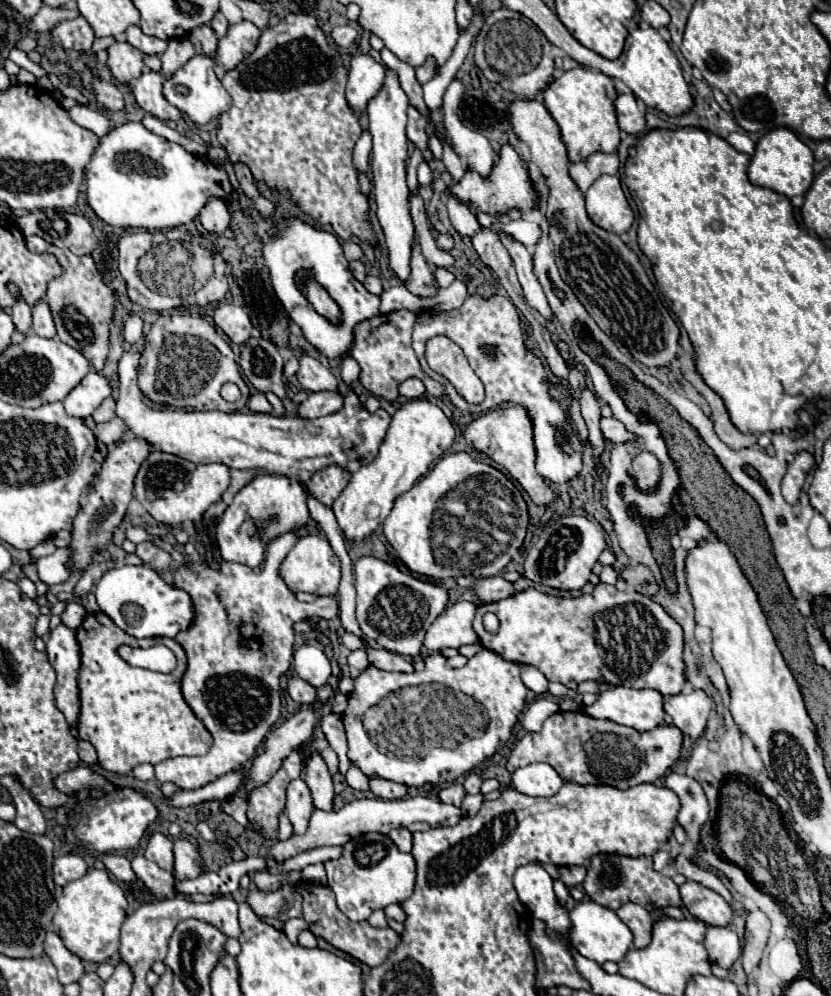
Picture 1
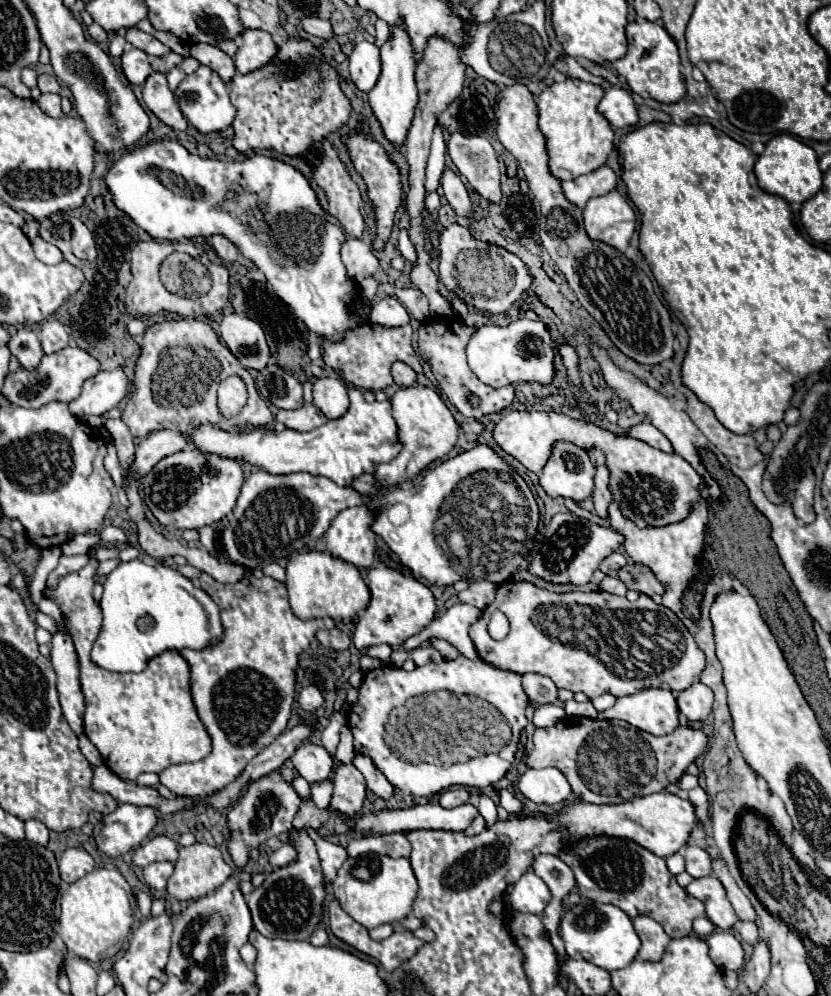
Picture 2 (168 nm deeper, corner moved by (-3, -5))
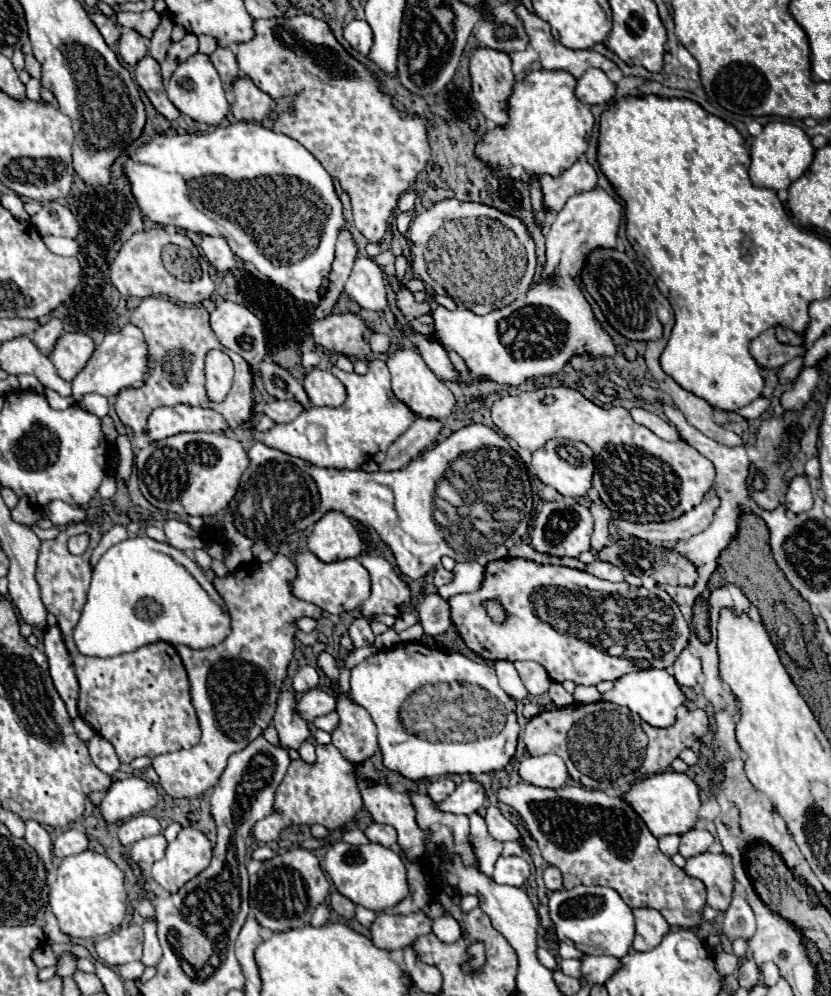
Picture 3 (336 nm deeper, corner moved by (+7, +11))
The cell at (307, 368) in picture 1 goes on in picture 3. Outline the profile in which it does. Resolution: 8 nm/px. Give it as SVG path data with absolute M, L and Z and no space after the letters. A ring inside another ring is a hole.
M319 368L311 370L303 378L303 386L305 386L305 392L307 392L313 406L337 408L347 398L345 386L329 370L319 370Z

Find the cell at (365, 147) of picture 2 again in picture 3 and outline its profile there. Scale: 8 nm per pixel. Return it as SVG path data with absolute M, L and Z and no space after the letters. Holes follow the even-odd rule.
M299 14L295 18L255 20L255 32L255 40L237 44L235 56L241 72L269 96L295 96L291 108L275 118L273 128L301 142L323 164L323 168L339 180L341 188L351 198L355 228L369 242L379 242L387 230L389 216L397 208L399 196L415 184L431 156L427 138L429 120L395 110L391 96L379 90L379 78L335 40L323 18Z

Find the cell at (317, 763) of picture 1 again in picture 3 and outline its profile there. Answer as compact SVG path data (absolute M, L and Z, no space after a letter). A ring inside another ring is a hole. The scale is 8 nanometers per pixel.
M281 690L273 716L273 726L279 732L283 748L299 748L299 744L309 738L309 728L297 712L297 700L293 690Z

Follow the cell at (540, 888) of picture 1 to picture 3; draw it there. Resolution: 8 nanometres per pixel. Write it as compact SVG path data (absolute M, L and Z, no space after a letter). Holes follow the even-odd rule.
M499 856L493 870L493 880L497 884L521 888L529 878L529 864L519 856Z

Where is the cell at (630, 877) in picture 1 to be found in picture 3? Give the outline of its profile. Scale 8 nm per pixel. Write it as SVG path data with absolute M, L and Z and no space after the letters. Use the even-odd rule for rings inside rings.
M527 782L501 788L497 796L519 812L541 856L563 872L565 890L579 884L601 884L617 890L629 908L659 910L671 926L693 930L703 924L705 884L687 876L659 850L657 838L623 796L609 796L583 786L549 790Z

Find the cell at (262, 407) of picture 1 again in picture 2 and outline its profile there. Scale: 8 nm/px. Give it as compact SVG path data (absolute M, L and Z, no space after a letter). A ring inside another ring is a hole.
M305 404L297 410L277 410L275 420L283 422L291 430L307 432L317 426L323 426L327 422L327 416L315 404Z

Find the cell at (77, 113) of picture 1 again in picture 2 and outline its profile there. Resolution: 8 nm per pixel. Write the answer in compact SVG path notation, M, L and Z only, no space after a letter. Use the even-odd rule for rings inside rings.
M55 93L41 94L37 98L37 104L41 106L43 112L47 112L51 118L65 118L61 110L61 96Z

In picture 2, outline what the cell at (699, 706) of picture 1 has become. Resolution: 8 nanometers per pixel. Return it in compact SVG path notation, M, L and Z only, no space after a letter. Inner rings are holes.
M697 680L691 684L691 688L677 692L675 700L681 716L685 716L689 722L703 722L711 714L713 692Z

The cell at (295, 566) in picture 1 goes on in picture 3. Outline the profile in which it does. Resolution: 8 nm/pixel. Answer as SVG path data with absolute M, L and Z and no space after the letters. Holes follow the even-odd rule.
M305 550L305 552L297 554L295 564L297 564L297 578L293 582L295 596L317 604L321 610L325 610L329 614L343 614L343 612L357 610L363 604L363 600L369 598L371 582L369 582L367 570L355 558L327 564L327 562L321 562L319 558L315 558L309 550Z

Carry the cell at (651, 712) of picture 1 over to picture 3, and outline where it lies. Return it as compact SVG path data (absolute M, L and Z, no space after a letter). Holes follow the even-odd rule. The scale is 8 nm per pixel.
M649 668L649 670L625 674L623 678L615 680L613 690L605 692L603 694L603 700L615 702L619 706L627 706L633 714L639 714L641 720L645 720L647 724L651 724L655 728L669 728L669 726L675 724L677 708L685 702L685 694L679 688L677 680L667 670Z

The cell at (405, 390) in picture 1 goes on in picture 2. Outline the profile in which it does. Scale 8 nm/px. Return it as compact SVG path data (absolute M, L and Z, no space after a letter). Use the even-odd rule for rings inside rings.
M393 364L393 380L399 388L409 388L417 382L417 374L407 364Z

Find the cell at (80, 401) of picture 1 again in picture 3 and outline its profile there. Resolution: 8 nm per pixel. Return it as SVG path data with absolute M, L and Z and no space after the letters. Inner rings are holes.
M125 324L117 332L105 334L103 342L95 348L87 366L73 380L73 398L81 400L85 394L101 394L105 398L117 396L123 388L139 388L149 376L149 352L143 332L135 324Z

